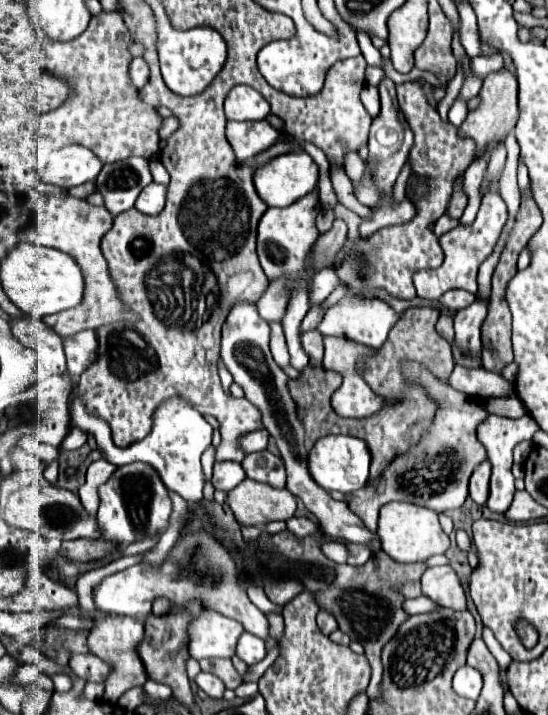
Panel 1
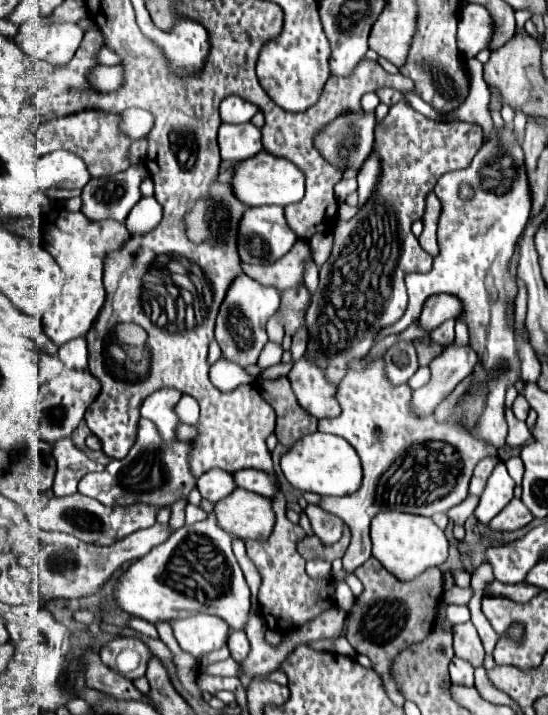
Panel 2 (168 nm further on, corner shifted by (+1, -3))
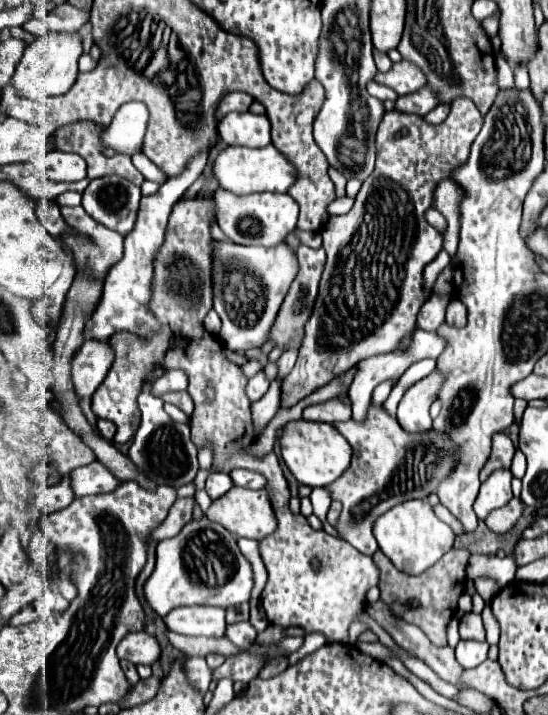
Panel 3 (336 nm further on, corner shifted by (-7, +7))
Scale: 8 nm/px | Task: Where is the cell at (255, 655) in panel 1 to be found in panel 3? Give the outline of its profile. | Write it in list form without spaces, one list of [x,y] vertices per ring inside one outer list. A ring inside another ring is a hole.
[[[235,622],[235,624],[229,624],[227,630],[225,630],[225,636],[239,648],[251,648],[253,642],[255,642],[255,636],[257,636],[257,630],[249,624],[249,622]]]

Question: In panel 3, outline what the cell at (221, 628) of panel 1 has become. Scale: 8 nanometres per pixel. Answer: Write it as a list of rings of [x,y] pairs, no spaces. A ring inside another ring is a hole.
[[[181,606],[163,620],[171,632],[185,636],[221,638],[225,634],[225,610],[217,606]]]

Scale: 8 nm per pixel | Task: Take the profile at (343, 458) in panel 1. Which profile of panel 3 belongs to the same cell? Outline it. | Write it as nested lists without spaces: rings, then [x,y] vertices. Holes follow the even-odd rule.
[[[291,420],[283,426],[283,434],[279,436],[281,456],[291,474],[299,484],[305,486],[329,486],[333,484],[351,462],[351,446],[345,436],[333,424],[327,422],[307,422],[307,420]]]

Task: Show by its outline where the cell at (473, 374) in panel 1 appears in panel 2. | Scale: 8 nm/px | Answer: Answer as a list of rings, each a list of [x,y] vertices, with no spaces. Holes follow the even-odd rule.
[[[425,366],[425,368],[419,368],[419,370],[411,376],[409,386],[411,386],[413,390],[417,390],[417,388],[421,388],[421,386],[429,384],[429,376],[431,376],[431,372],[429,372],[429,368],[427,368],[427,366]]]

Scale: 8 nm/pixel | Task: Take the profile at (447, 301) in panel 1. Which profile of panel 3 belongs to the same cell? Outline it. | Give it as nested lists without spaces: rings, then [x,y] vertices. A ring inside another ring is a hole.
[[[447,294],[445,298],[431,296],[431,300],[427,300],[417,314],[417,328],[437,330],[439,324],[445,320],[445,310],[447,310],[451,298],[453,298],[453,294]]]

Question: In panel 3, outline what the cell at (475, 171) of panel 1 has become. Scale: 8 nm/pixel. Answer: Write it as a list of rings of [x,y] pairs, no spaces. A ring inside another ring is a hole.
[[[439,104],[439,106],[433,108],[431,112],[427,112],[427,114],[423,116],[423,120],[429,122],[429,124],[441,124],[441,122],[447,118],[447,114],[449,114],[449,106],[447,106],[447,104]]]

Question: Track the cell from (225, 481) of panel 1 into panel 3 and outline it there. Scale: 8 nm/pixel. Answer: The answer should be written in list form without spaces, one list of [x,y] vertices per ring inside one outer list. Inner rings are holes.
[[[215,472],[215,474],[211,474],[211,476],[207,478],[205,490],[207,490],[207,494],[209,494],[211,500],[217,500],[217,498],[221,498],[231,486],[233,486],[233,482],[229,480],[229,476],[227,476],[225,472]]]

